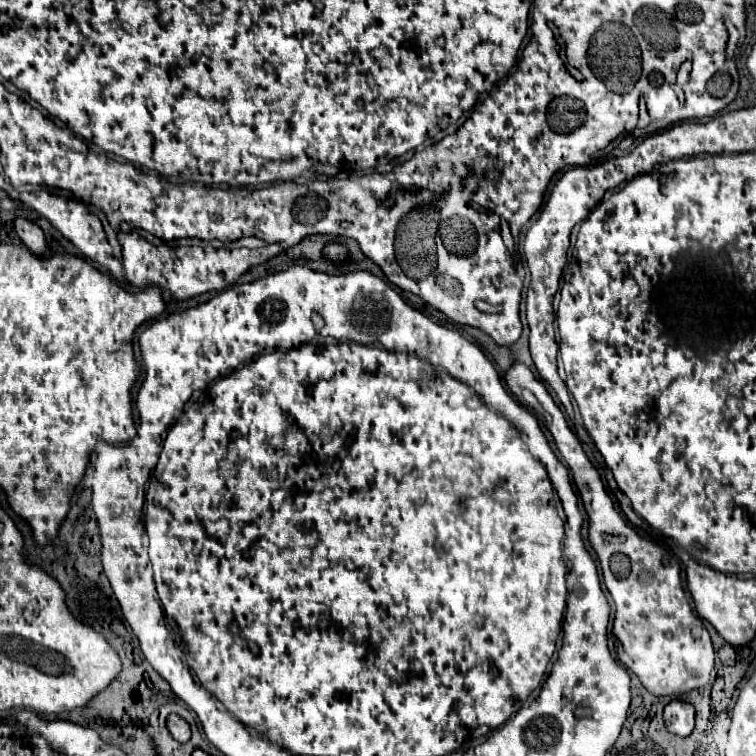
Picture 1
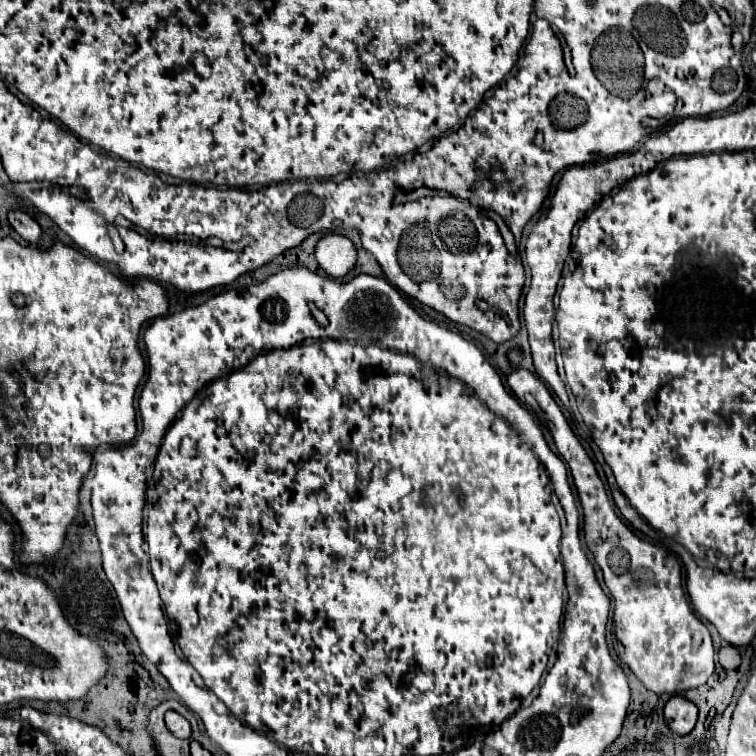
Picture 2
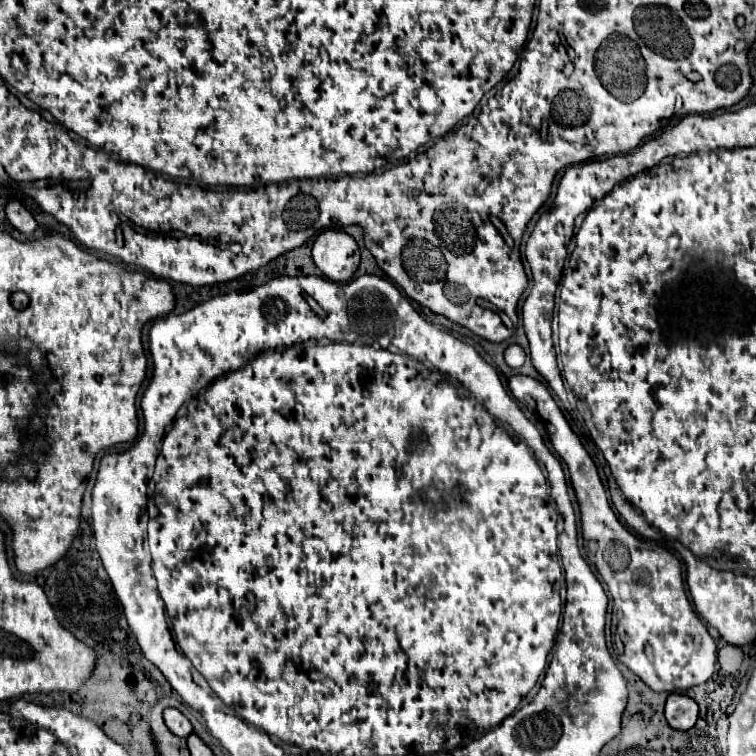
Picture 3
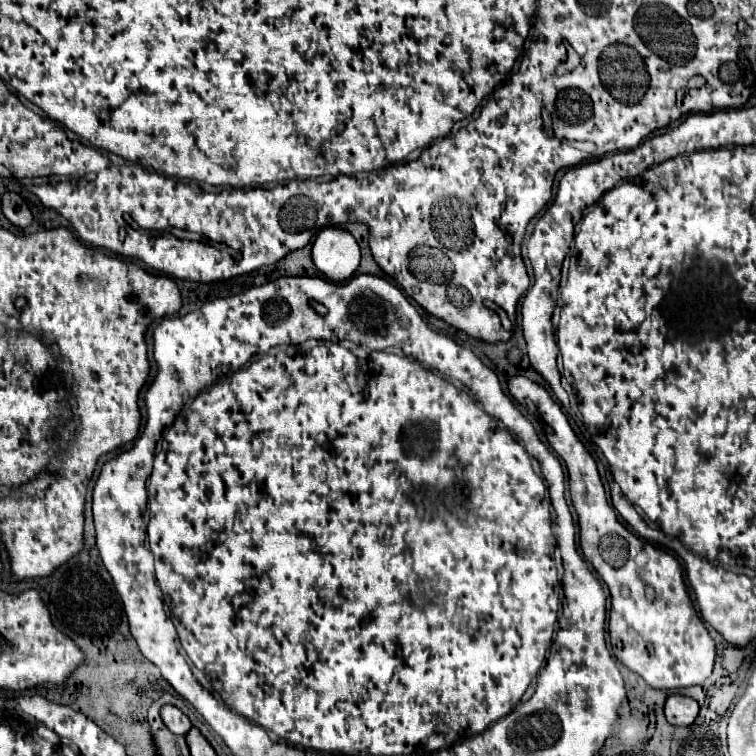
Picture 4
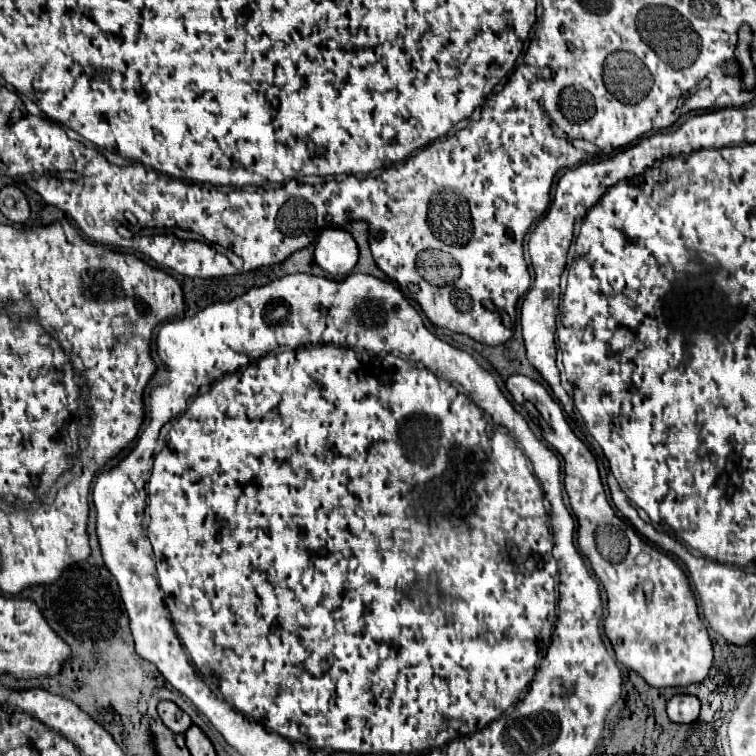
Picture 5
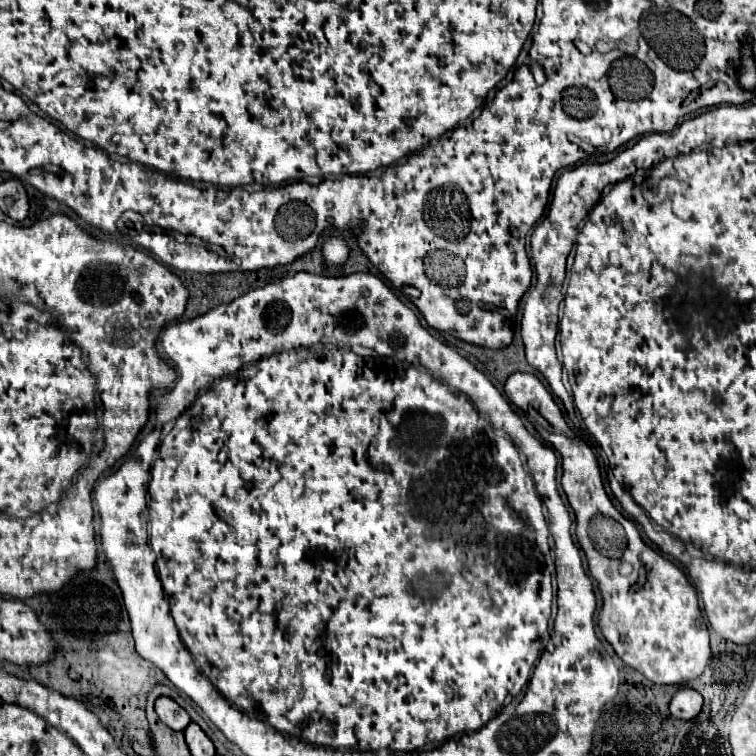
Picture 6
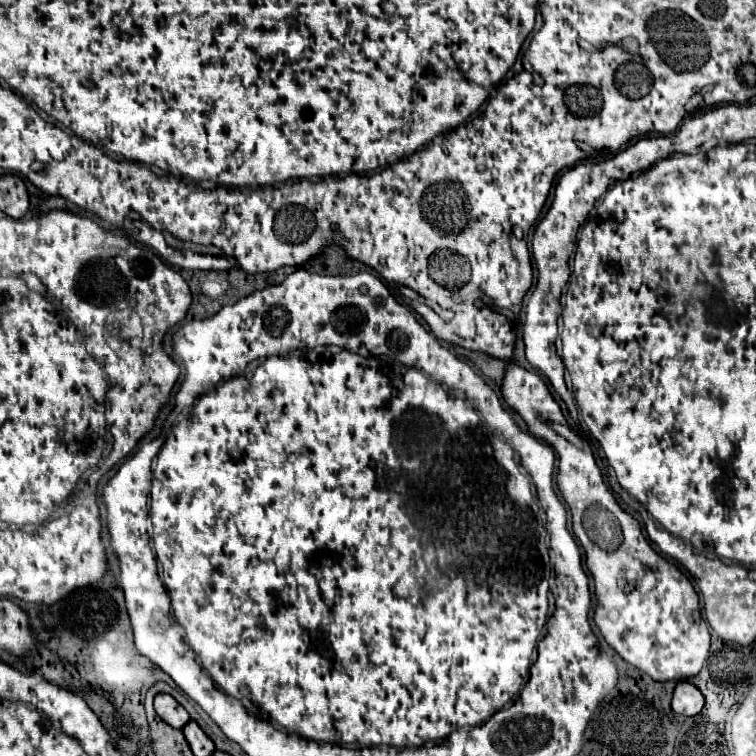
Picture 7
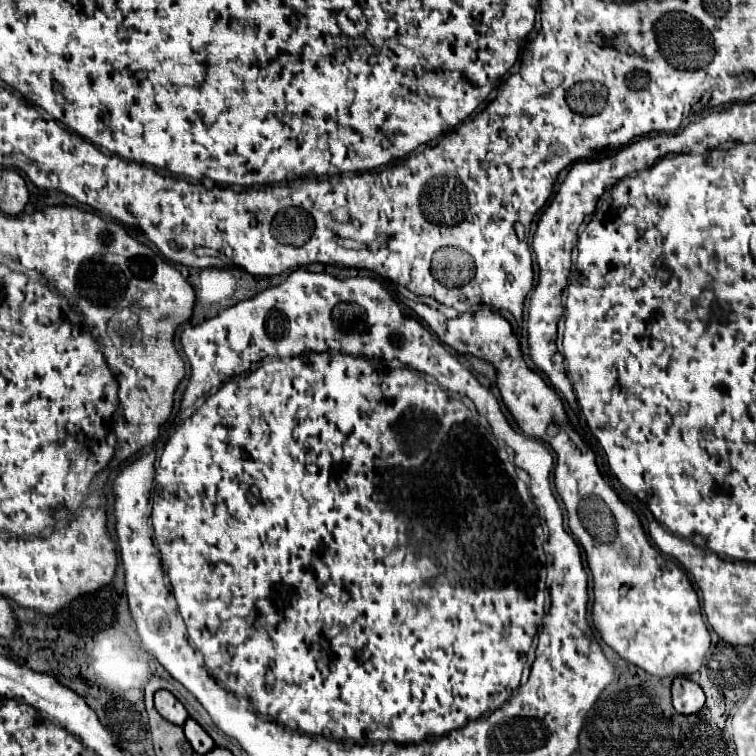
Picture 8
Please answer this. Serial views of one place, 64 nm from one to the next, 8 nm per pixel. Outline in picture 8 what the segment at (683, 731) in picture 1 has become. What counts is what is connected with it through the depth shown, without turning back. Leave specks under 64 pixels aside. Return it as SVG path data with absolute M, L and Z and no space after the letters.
M674 678L672 682L672 702L680 714L696 714L704 706L702 688L690 678Z

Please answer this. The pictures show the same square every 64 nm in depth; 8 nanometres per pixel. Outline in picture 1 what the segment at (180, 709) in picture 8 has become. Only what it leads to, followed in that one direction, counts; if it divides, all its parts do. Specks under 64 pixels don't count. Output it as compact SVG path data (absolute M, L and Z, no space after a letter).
M170 714L168 720L166 720L166 724L168 724L170 734L172 734L178 742L188 742L188 740L190 740L190 726L188 726L188 722L186 722L184 718L180 718L178 714Z

